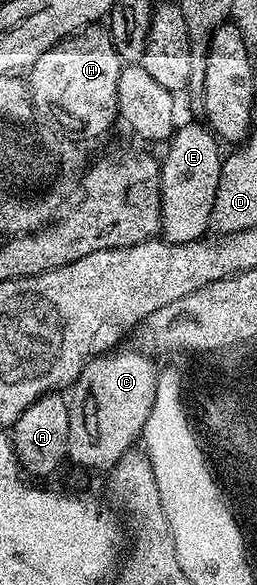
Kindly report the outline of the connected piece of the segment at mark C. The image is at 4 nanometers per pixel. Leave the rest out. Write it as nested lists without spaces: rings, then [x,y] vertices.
[[[116,348],[108,353],[92,357],[91,361],[73,383],[75,395],[69,398],[69,448],[68,459],[76,462],[83,470],[103,470],[109,472],[144,437],[147,422],[153,412],[155,389],[159,379],[159,370],[150,353],[139,350]]]

